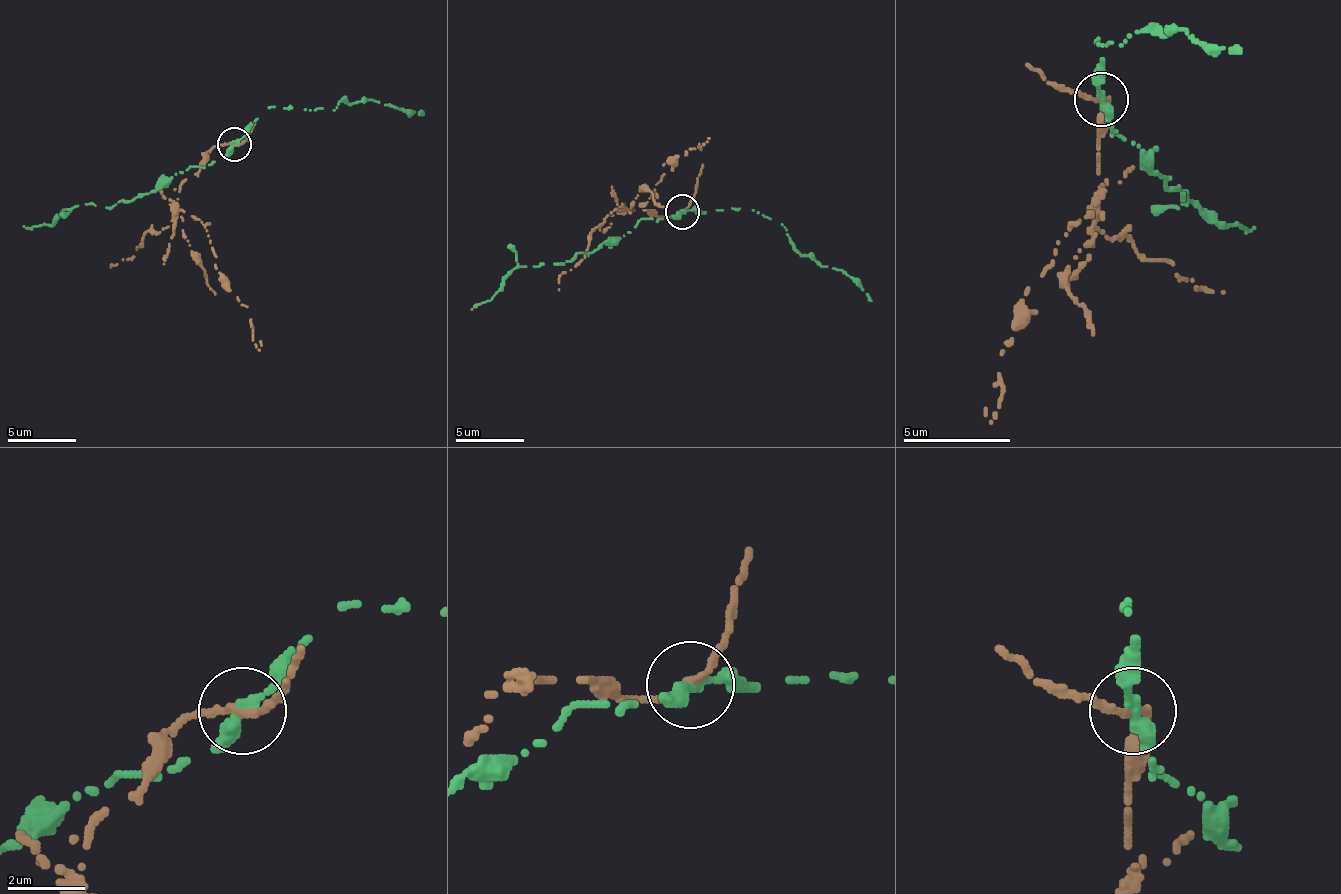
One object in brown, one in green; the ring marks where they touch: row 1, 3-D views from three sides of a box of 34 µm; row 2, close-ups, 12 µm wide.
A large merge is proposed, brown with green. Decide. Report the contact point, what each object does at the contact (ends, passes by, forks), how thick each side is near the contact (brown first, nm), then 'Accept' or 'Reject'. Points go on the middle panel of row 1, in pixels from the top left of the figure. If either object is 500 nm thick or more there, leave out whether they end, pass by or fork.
Place: (682, 212). At the ring brown passes by. At the ring green passes by. Thickness 190 nm (brown) against 320 nm. Reject

